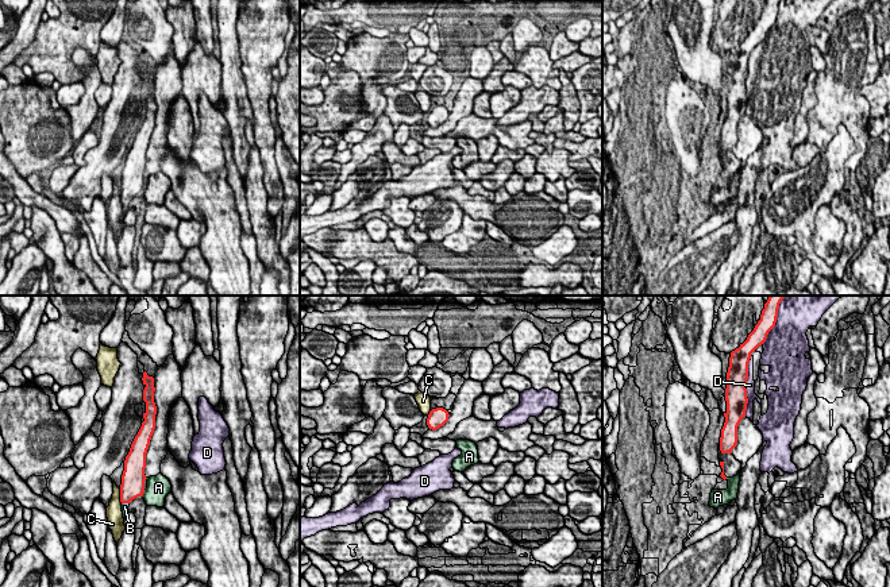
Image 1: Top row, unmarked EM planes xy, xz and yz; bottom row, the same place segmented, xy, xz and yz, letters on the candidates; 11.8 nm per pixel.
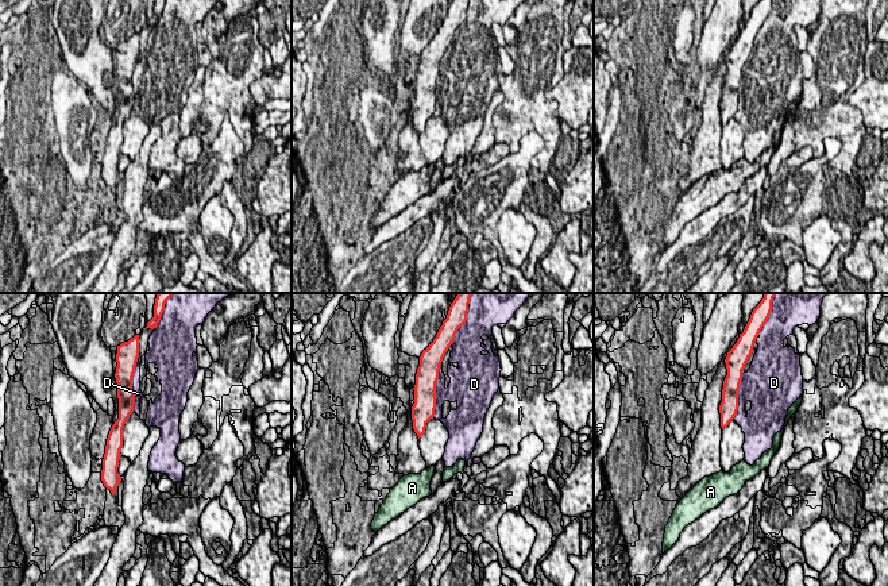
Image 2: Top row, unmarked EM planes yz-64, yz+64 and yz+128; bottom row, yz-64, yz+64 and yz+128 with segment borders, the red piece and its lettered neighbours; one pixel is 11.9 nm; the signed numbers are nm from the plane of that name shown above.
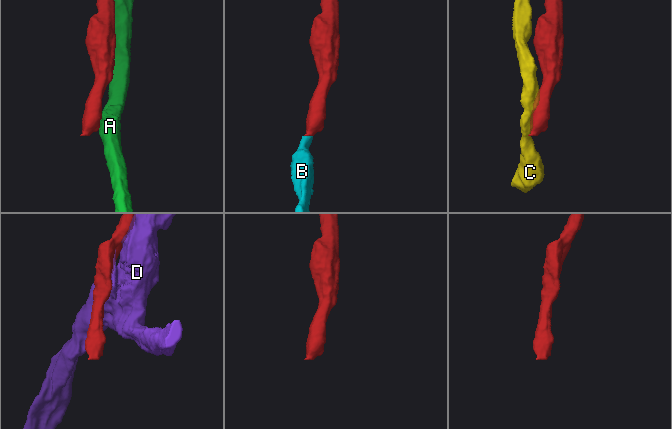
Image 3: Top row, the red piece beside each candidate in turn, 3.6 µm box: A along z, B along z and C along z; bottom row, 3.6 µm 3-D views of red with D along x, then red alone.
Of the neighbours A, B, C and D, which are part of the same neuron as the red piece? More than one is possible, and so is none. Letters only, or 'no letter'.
B

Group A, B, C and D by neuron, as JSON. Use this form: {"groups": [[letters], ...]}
{"groups": [["A"], ["B"], ["C"], ["D"]]}

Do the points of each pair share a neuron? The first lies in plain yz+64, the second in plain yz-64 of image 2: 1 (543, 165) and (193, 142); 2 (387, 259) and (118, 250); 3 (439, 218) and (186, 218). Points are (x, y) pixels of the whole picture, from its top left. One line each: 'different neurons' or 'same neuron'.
1: different neurons
2: different neurons
3: different neurons

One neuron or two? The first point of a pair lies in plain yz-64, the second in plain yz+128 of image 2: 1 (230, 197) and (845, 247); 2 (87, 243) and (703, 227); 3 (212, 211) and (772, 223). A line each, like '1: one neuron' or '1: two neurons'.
1: one neuron
2: two neurons
3: two neurons

